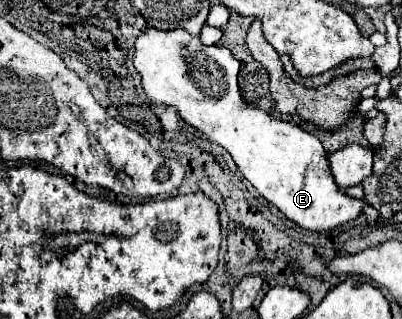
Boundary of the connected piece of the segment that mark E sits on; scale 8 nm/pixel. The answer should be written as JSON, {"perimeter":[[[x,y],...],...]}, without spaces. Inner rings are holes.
{"perimeter":[[[149,26],[135,38],[133,66],[141,74],[141,86],[151,102],[177,108],[179,116],[187,124],[191,124],[195,130],[205,134],[211,142],[223,146],[233,156],[241,174],[257,188],[257,192],[301,228],[313,230],[313,232],[327,232],[363,214],[367,206],[363,200],[349,198],[341,190],[337,190],[335,180],[329,174],[329,162],[319,138],[311,136],[309,132],[301,130],[291,122],[277,120],[269,116],[265,110],[257,110],[243,102],[237,86],[237,74],[241,64],[231,54],[231,50],[223,46],[205,46],[201,44],[199,36],[191,36],[187,34],[187,30],[181,30],[181,28],[157,30]]]}

